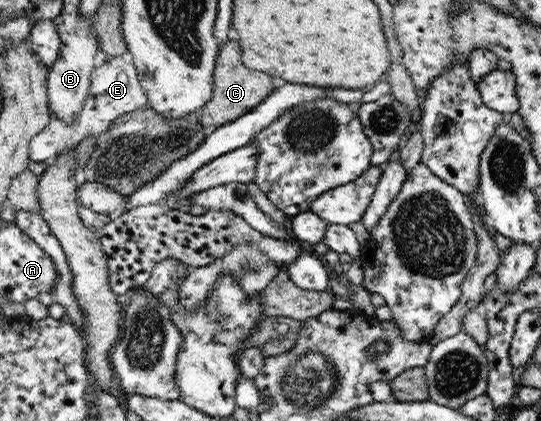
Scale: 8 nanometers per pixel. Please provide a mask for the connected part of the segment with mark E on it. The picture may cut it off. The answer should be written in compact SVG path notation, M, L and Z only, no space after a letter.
M122 56L104 59L100 68L95 68L91 79L91 91L84 101L81 114L68 125L64 121L52 118L51 123L38 132L31 140L30 159L50 164L56 155L61 155L86 140L86 138L98 138L112 126L112 122L127 112L136 111L148 105L147 94L139 82L139 72L134 64L128 64Z

